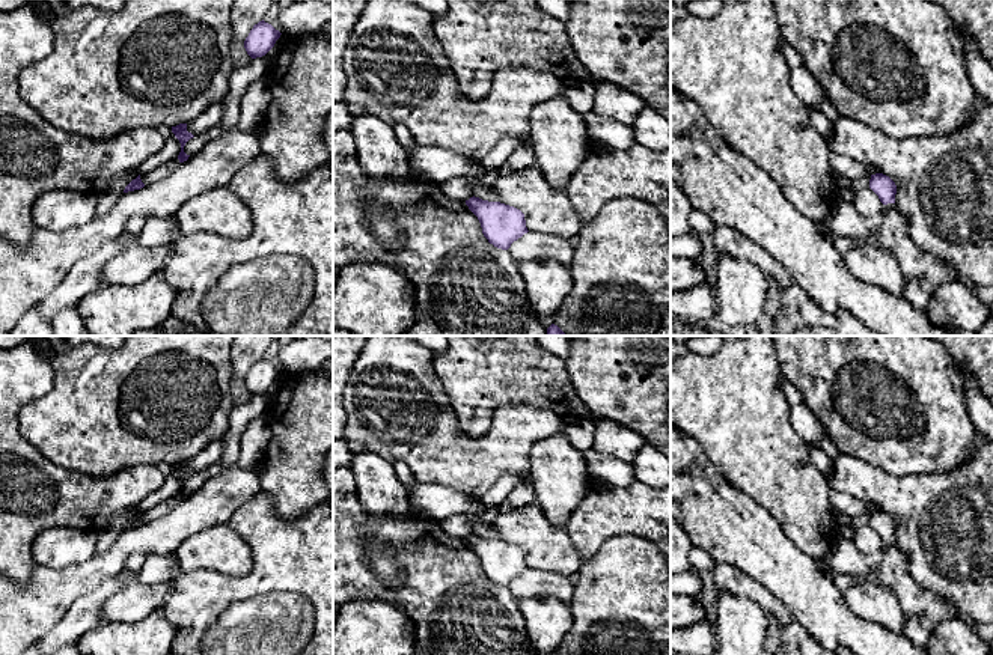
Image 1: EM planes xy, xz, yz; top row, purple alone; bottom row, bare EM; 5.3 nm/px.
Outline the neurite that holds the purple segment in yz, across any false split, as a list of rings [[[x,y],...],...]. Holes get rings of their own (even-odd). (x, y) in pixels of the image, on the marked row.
[[[883,173],[871,175],[869,188],[878,196],[883,205],[895,203],[897,185],[889,176]]]

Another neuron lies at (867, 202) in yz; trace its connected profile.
[[[863,188],[853,200],[856,211],[863,217],[871,217],[883,211],[885,205],[871,188]]]

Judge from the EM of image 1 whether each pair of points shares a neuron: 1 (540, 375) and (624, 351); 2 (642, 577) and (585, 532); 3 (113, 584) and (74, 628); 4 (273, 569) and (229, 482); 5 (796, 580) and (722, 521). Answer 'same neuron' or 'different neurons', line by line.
1: different neurons
2: different neurons
3: same neuron
4: different neurons
5: same neuron

